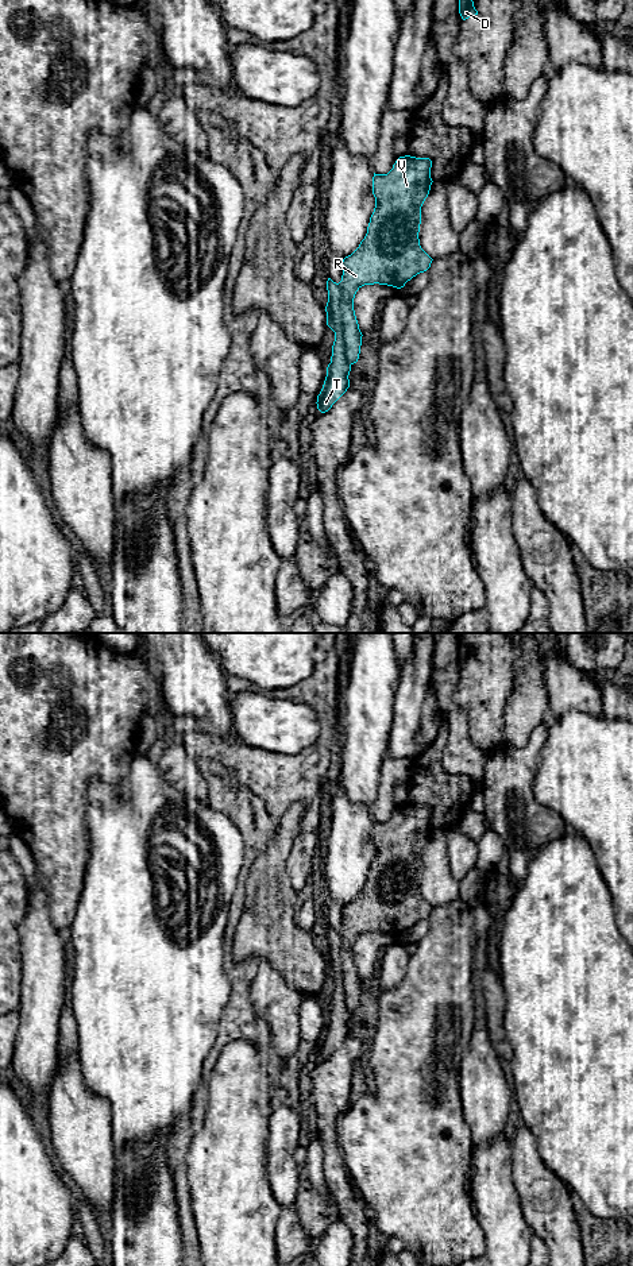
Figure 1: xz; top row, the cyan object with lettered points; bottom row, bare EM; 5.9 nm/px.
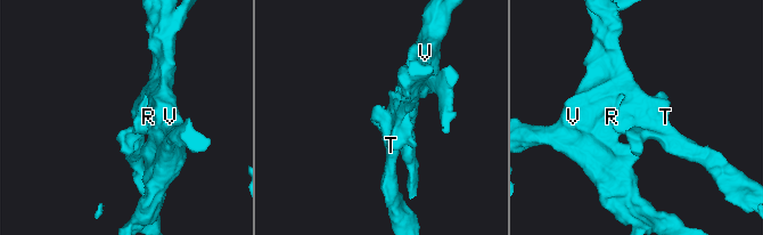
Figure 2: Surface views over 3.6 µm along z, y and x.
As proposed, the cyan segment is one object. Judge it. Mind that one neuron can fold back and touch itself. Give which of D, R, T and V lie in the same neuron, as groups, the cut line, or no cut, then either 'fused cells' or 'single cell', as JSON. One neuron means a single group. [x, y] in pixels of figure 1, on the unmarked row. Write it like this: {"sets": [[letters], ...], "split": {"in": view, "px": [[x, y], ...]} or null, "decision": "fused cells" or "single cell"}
{"sets": [["D", "R", "V"], ["T"]], "split": {"in": "xz", "px": [[338, 931], [340, 936], [342, 992], [350, 1012]]}, "decision": "fused cells"}

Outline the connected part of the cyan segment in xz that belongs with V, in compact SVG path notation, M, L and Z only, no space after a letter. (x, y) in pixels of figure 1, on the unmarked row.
M400 804L387 822L373 825L375 856L359 895L341 910L343 993L350 1012L359 1007L362 980L354 958L356 939L364 933L397 937L431 915L432 906L421 896L421 854L429 842L432 808Z

